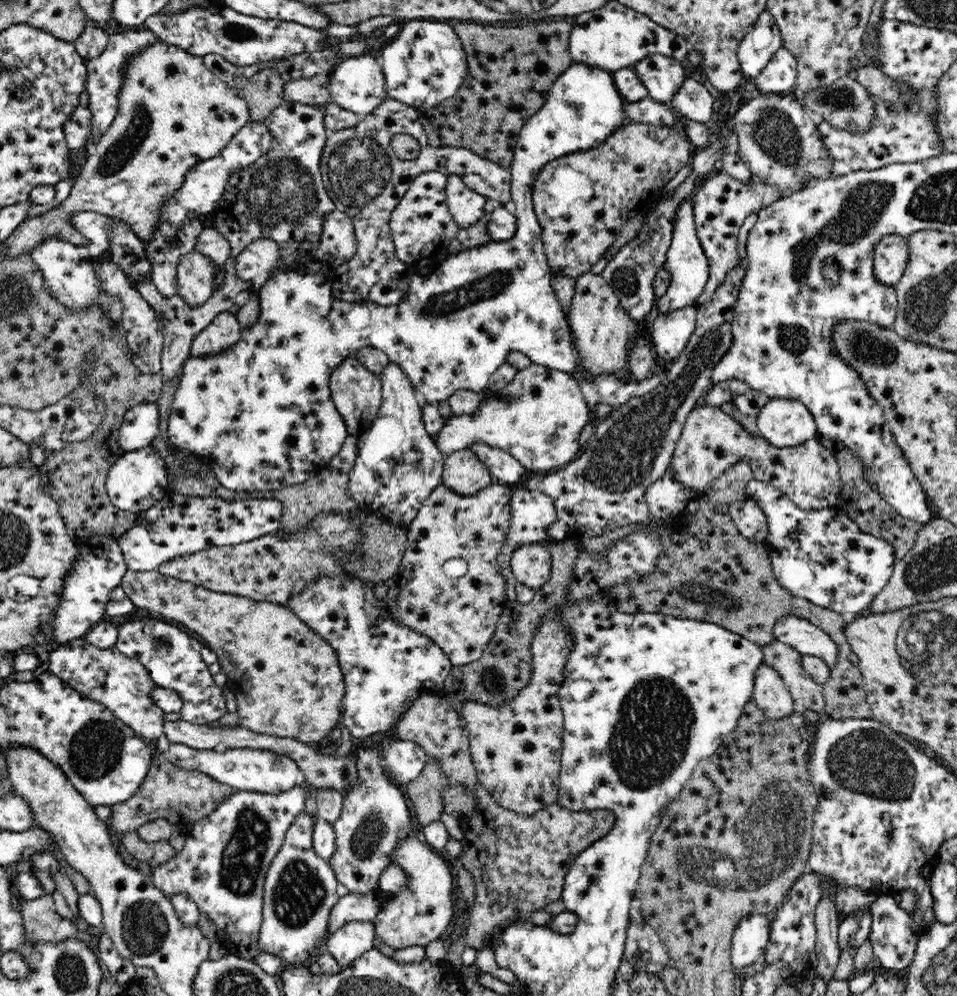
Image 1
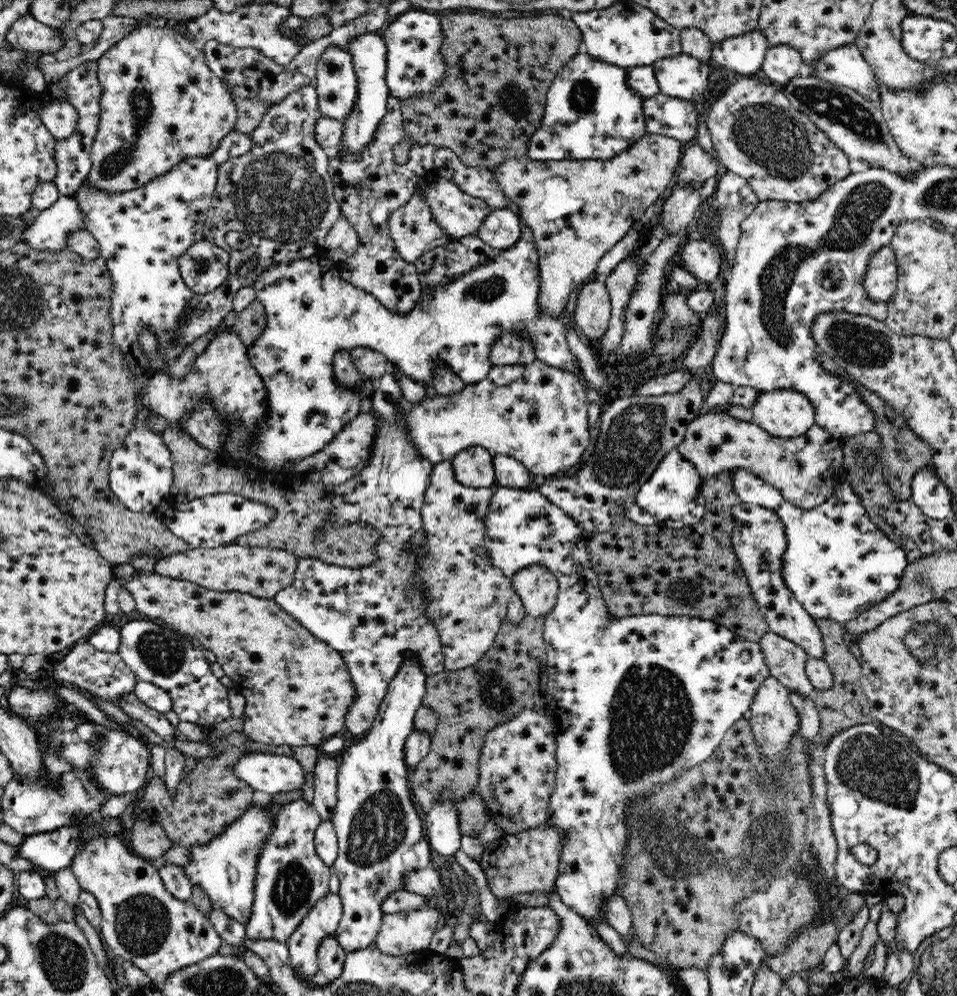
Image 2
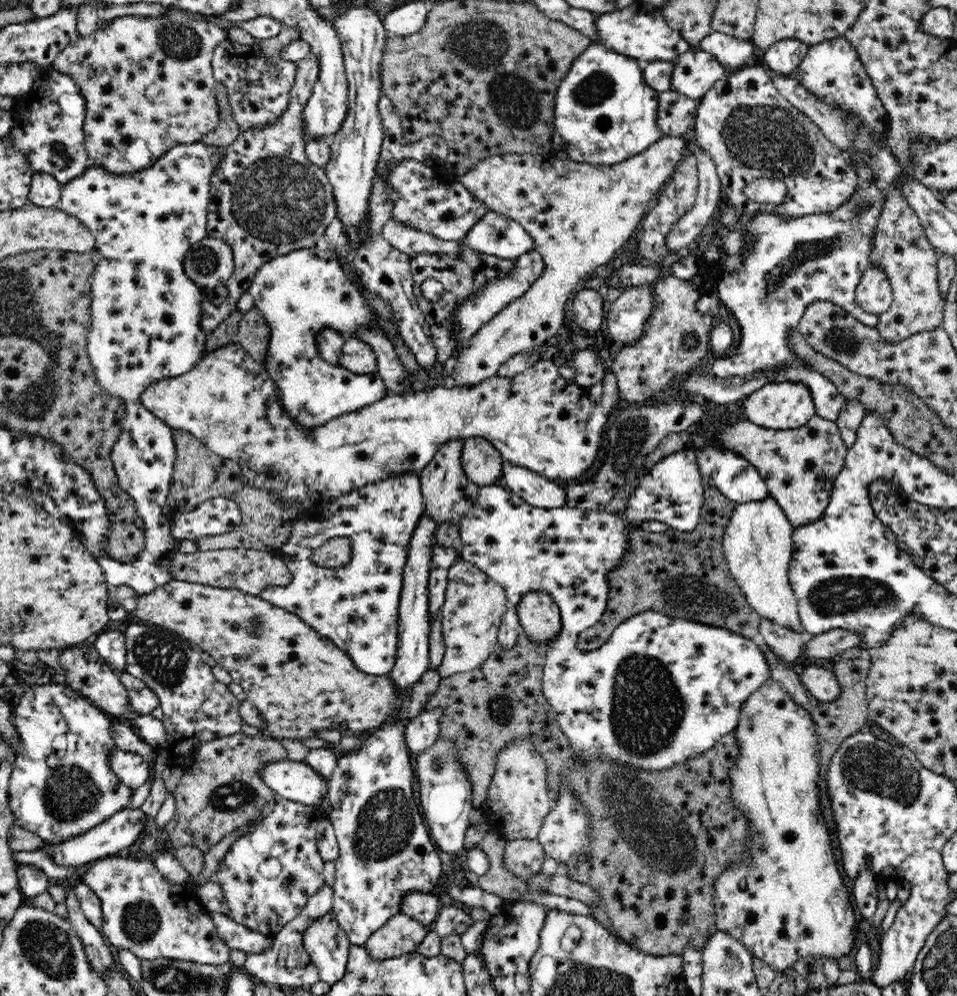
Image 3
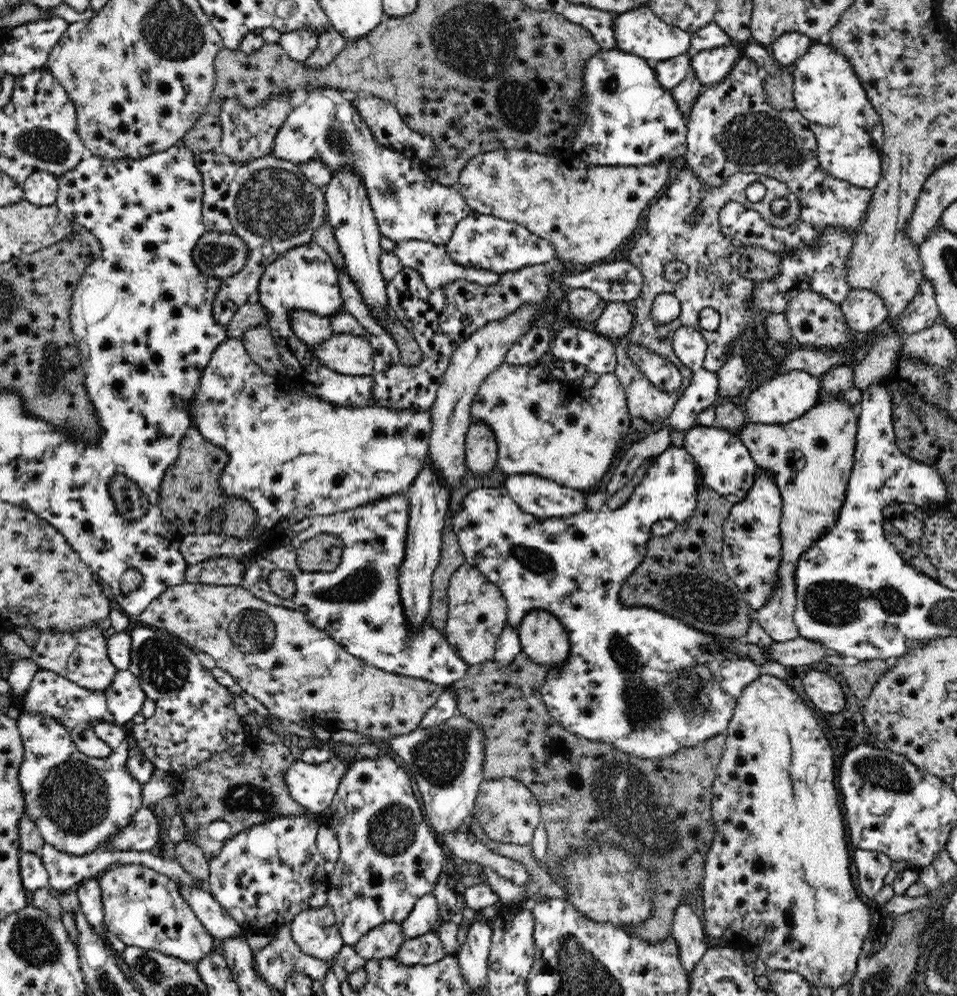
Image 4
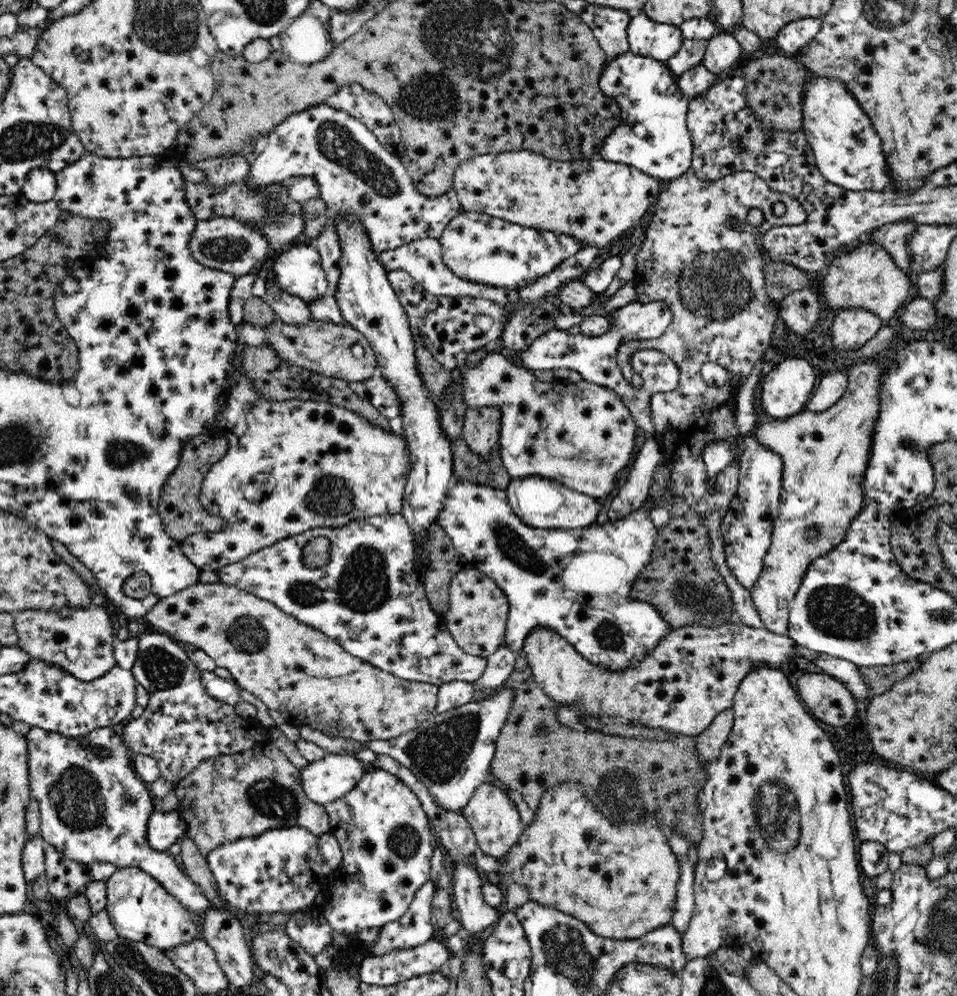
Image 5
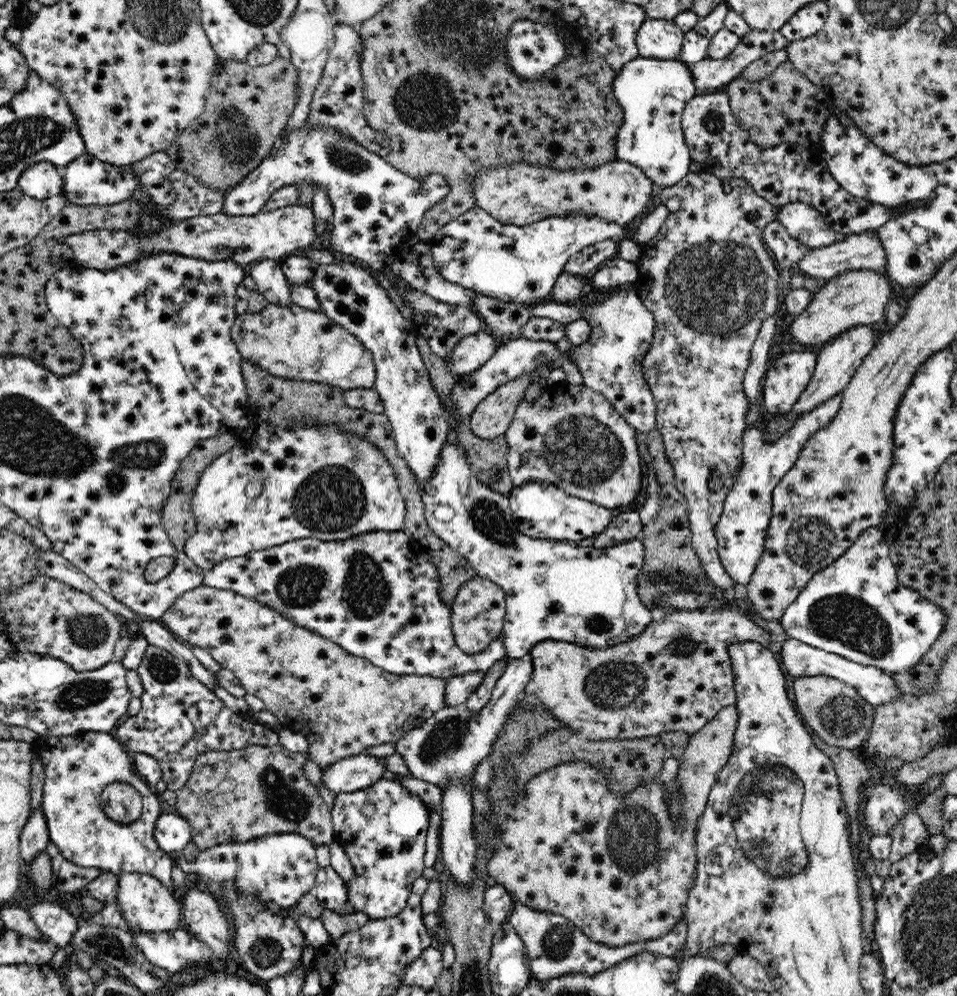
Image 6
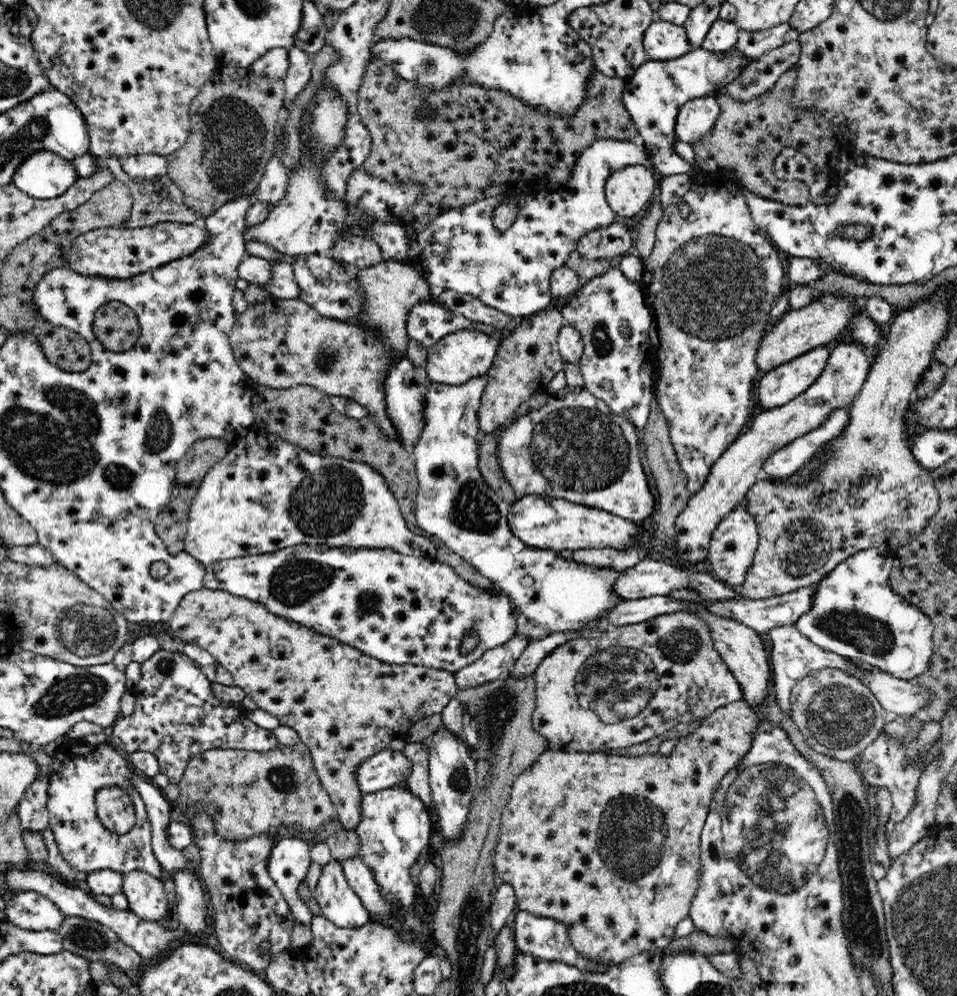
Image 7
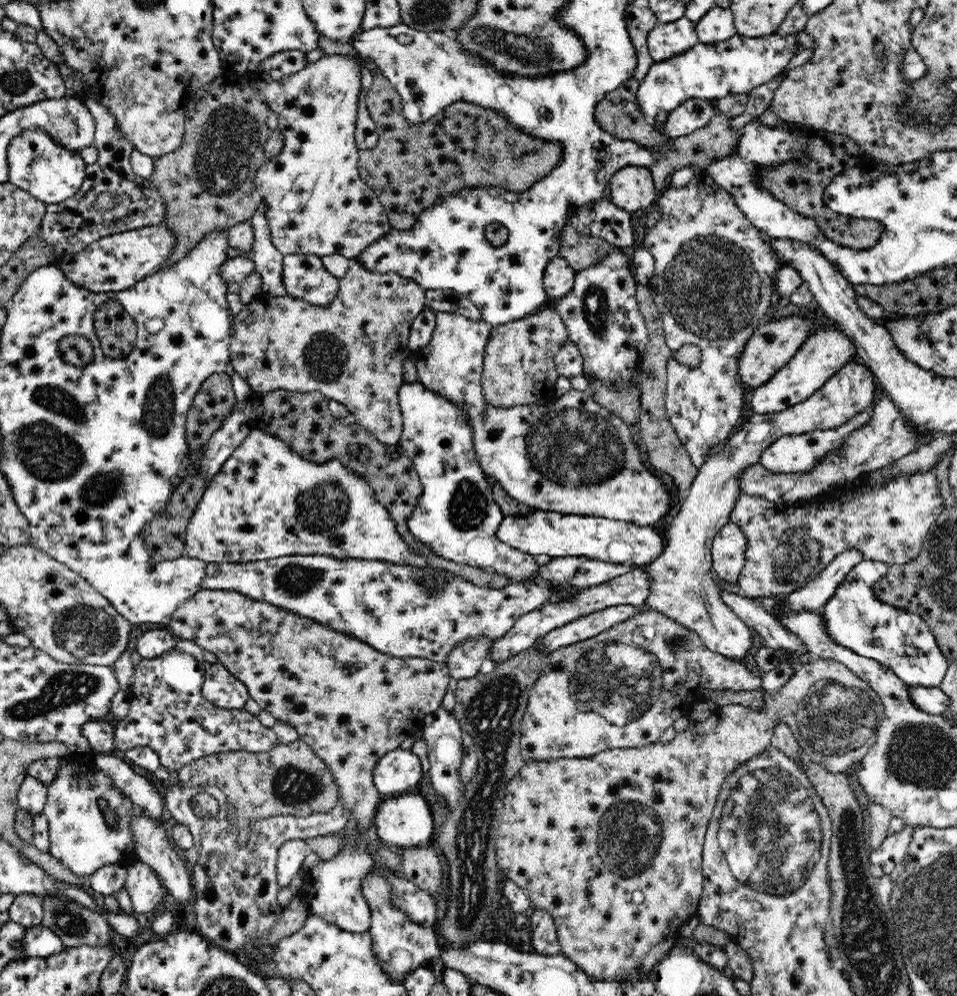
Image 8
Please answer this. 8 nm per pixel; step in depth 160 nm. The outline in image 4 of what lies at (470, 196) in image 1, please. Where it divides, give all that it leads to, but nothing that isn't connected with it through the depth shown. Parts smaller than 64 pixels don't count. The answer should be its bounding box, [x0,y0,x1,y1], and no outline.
[270,87,473,247]

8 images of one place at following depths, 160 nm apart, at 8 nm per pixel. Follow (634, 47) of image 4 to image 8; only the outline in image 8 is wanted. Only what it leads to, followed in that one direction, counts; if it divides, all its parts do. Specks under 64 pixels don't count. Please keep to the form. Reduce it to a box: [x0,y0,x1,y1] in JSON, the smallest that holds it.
[647,16,698,63]

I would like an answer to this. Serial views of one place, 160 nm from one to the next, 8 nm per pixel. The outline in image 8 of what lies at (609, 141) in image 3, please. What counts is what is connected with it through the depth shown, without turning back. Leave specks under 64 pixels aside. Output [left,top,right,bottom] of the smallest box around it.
[636,34,798,124]

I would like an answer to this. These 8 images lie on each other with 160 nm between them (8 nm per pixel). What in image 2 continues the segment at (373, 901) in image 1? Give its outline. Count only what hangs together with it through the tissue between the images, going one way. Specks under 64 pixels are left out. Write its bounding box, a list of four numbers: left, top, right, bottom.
[287,893,342,980]

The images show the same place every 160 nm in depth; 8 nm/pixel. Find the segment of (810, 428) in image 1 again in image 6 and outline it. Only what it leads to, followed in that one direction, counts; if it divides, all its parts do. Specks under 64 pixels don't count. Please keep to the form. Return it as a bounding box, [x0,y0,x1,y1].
[762,351,817,415]

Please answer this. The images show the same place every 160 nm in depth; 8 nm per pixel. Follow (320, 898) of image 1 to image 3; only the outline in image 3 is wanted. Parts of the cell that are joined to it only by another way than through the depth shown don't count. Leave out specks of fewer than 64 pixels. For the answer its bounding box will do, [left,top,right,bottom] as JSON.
[213,798,325,936]

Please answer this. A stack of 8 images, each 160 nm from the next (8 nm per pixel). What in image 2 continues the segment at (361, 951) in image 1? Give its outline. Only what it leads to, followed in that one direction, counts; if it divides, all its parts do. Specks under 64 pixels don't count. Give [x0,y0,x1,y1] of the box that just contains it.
[331,652,431,953]

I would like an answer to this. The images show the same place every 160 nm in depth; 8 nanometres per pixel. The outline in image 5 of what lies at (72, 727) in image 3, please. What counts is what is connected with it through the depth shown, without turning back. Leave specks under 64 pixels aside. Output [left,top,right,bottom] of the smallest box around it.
[25,727,217,918]

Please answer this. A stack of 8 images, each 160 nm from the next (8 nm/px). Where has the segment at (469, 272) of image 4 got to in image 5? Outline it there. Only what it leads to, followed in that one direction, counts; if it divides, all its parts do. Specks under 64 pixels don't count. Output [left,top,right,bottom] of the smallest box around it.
[379,238,519,304]

